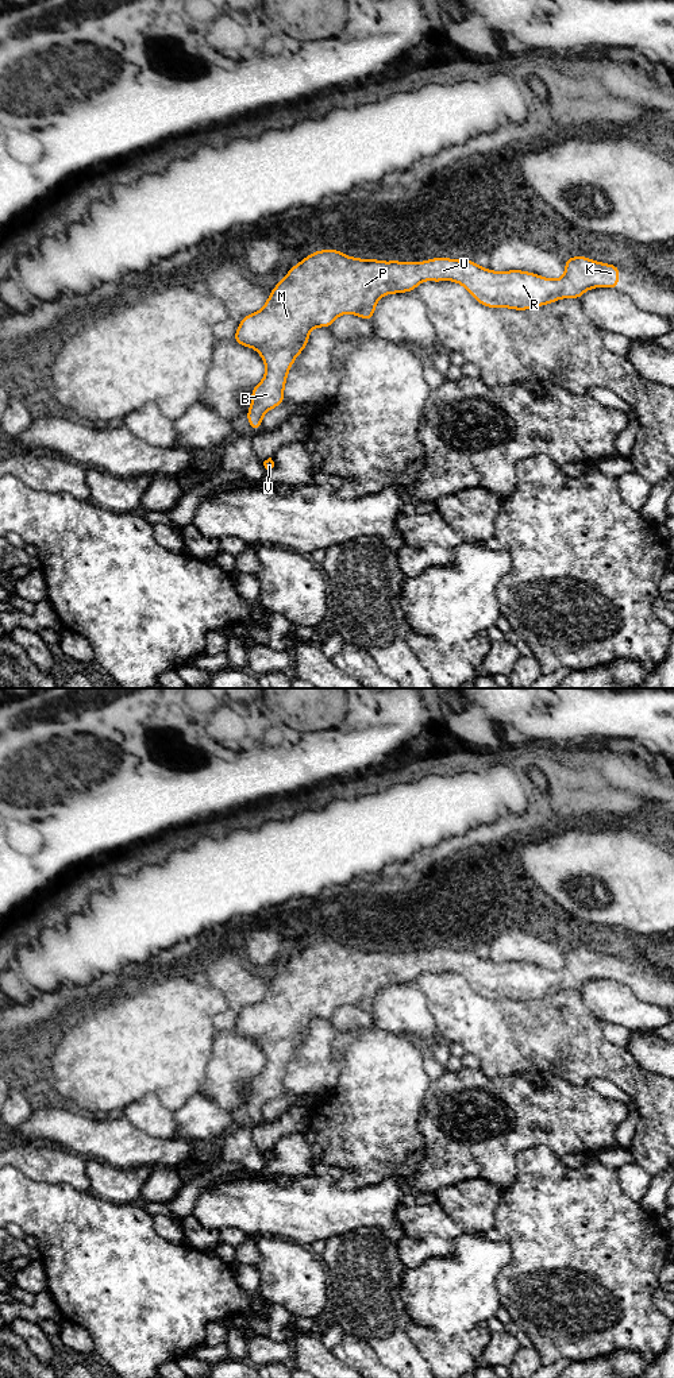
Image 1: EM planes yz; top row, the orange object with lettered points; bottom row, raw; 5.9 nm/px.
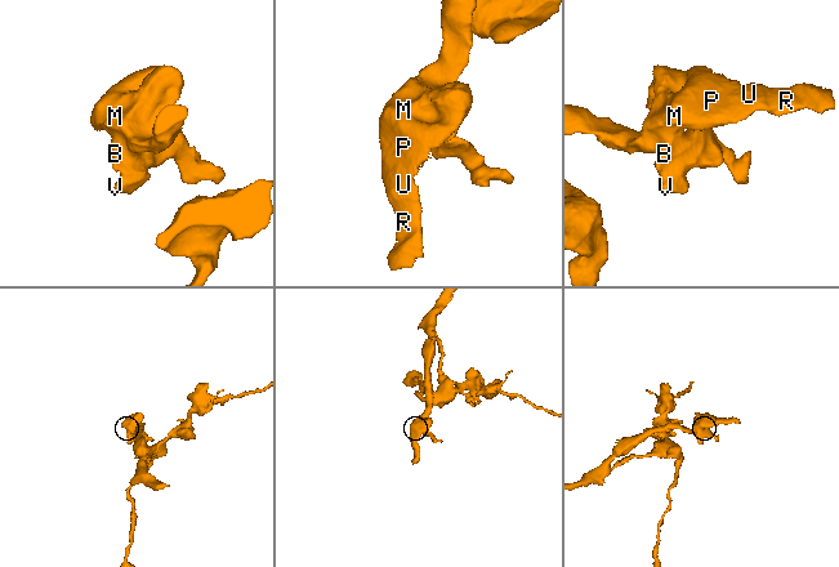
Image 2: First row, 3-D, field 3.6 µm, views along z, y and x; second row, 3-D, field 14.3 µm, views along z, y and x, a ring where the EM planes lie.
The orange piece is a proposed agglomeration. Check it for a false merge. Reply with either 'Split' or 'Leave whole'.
Leave whole

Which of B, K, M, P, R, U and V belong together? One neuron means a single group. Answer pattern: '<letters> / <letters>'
B K M P R U V

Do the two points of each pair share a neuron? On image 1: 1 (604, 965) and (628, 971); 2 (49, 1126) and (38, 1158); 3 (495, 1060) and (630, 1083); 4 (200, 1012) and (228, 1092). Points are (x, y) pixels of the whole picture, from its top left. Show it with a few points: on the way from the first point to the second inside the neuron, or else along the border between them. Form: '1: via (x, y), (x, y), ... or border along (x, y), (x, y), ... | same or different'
1: via (609, 967), (623, 971) | same
2: border along (56, 1145), (85, 1157) | different
3: via (528, 1057), (596, 1057) | same
4: border along (216, 1038), (211, 1054) | different

